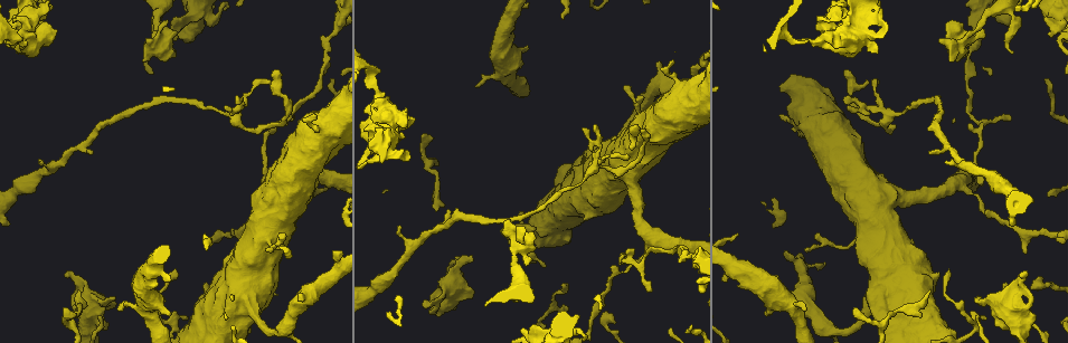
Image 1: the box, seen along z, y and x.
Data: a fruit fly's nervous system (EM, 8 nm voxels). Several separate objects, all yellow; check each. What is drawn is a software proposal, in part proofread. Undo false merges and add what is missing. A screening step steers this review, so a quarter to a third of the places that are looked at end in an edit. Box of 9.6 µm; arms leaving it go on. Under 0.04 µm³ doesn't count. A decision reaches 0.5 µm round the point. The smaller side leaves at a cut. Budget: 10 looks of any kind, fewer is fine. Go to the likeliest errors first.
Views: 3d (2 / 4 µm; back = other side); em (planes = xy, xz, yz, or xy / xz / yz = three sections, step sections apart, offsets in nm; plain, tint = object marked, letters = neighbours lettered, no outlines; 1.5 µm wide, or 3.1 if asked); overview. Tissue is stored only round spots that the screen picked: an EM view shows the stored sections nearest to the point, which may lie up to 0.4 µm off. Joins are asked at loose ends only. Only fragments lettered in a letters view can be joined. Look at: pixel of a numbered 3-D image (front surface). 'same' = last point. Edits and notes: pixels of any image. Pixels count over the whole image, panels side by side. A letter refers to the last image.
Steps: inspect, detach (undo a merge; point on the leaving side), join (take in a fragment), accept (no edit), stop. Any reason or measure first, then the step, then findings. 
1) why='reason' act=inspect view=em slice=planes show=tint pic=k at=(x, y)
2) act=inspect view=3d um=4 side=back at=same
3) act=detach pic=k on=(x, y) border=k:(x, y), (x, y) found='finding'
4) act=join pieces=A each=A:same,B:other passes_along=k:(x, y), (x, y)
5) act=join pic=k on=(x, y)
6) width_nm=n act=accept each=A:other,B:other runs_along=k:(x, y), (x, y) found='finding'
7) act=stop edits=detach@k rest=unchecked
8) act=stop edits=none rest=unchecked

why='thin end' act=inspect view=3d um=4 pic=1 at=(1011, 50)

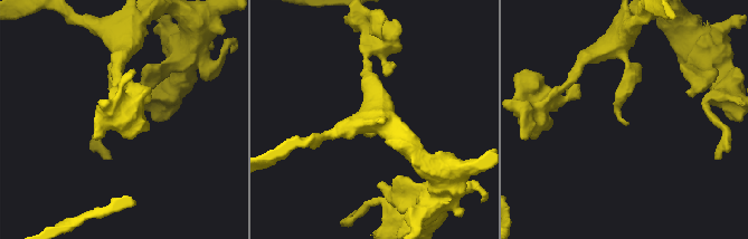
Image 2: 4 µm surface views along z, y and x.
why='now the EM' act=inspect view=em slice=planes show=letters pic=2 at=(625, 122)

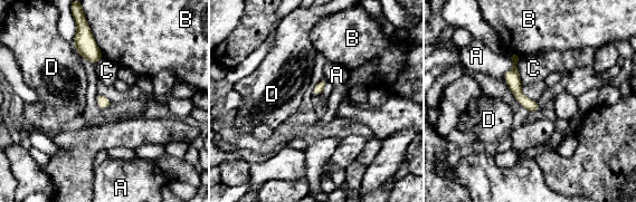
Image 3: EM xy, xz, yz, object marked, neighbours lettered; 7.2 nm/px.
act=accept each=A:other,B:other,C:other,D:other runs_along=3:(512, 56), (518, 94), (533, 108) found='no lettered fragment goes on from it'

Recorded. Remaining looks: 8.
why='free end' act=inspect view=em slice=yz step=8 show=letters pic=1 at=(877, 53)

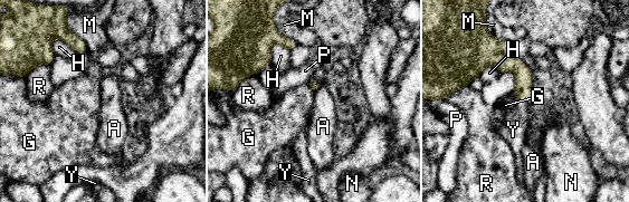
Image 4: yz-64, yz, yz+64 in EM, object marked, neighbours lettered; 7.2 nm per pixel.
longest_contact=M:180nm act=join pieces=Y each=A:other,G:other,H:other,M:other,N:other,P:other,R:other,Y:same passes_along=4:(523, 88), (523, 100), (514, 126) found='it goes on there'

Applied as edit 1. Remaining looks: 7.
why='tapers out' act=inspect view=em slice=planes show=plain pic=1 at=(846, 103)

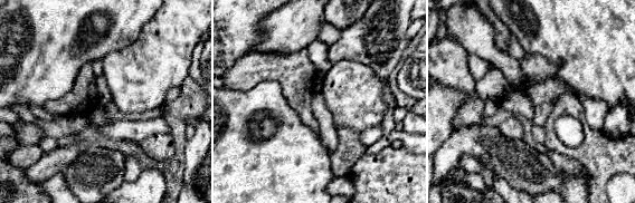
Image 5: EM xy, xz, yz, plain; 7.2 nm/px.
why='what lies round it' act=inspect view=em slice=planes show=letters at=same

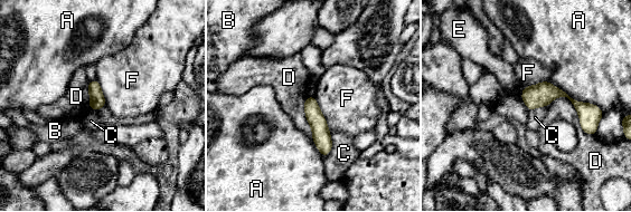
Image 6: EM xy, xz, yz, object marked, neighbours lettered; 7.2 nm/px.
width_nm=110 act=accept each=A:other,B:other,C:other,D:other,E:other,F:other border=6:(330, 131), (331, 151), (325, 157) found='none of them fits'

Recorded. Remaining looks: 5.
why='free end' act=inspect view=3d um=4 side=back pic=1 at=(979, 297)

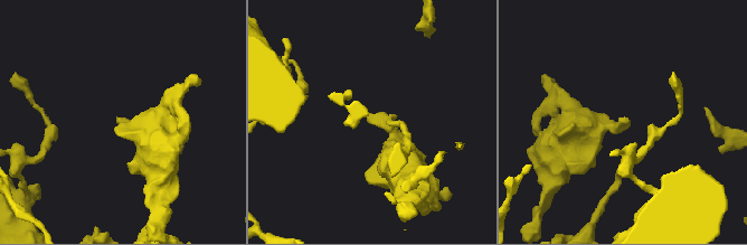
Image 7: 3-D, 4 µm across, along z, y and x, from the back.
why='now the EM' act=inspect view=em slice=planes show=tint pic=7 at=(369, 120)

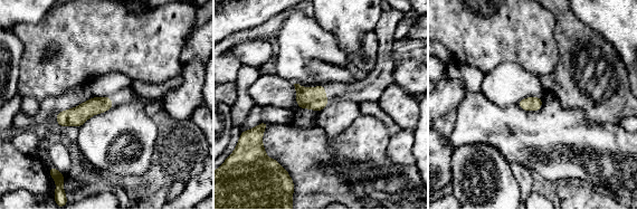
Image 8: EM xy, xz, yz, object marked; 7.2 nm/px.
why='see the neighbours' act=inspect view=em slice=planes show=letters at=same

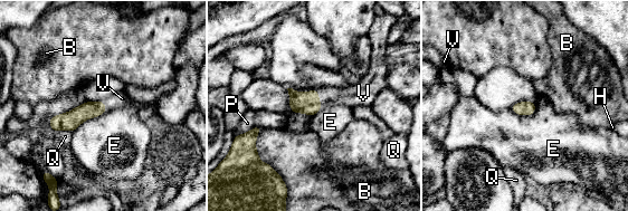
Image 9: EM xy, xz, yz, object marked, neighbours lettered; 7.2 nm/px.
act=join pieces=V each=B:other,E:other,H:other,P:other,Q:other,V:same passes_along=9:(308, 103), (319, 99), (352, 96) found='it goes on there'

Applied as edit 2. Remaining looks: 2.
act=stop edits=join@4,join@9 rest=unchecked

